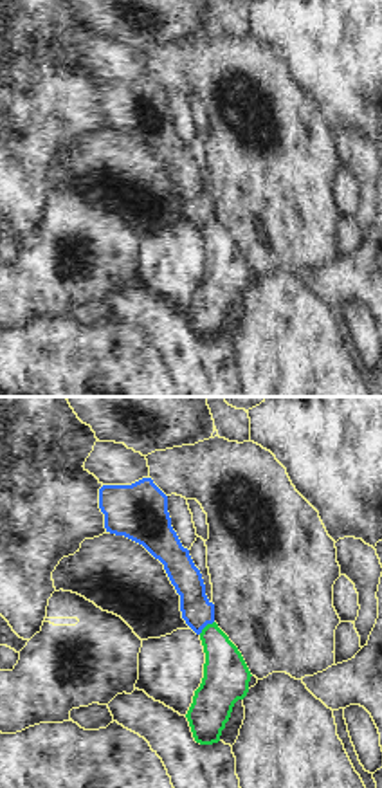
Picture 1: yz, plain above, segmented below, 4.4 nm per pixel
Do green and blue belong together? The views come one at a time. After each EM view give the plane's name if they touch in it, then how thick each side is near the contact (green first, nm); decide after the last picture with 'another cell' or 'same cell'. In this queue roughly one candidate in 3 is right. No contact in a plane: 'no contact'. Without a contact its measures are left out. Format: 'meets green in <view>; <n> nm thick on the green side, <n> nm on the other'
meets green in yz; 200 nm thick on the green side, 140 nm on the other

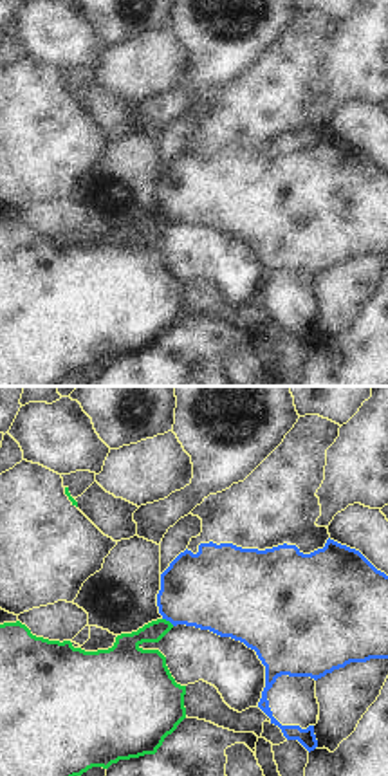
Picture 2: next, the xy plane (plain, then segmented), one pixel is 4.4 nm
meets green in xy; 200 nm thick on the green side, 360 nm on the other

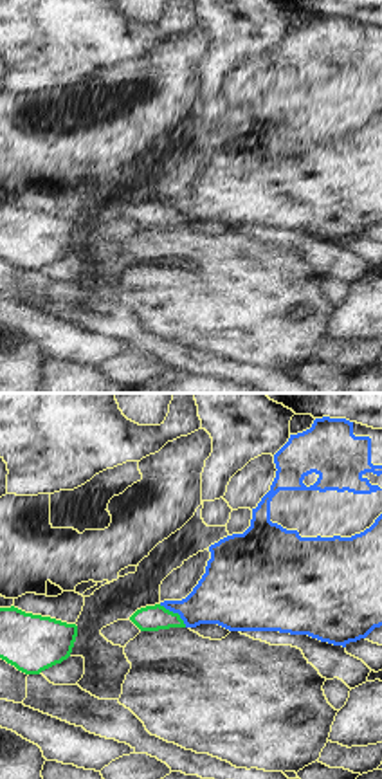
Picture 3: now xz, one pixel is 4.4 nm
meets green in xz; 110 nm thick on the green side, 280 nm on the other

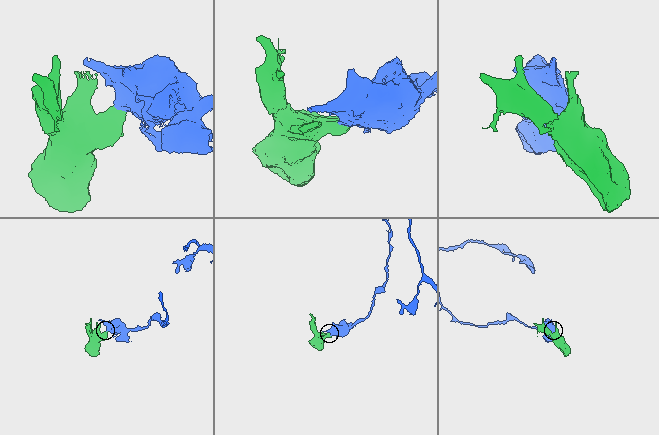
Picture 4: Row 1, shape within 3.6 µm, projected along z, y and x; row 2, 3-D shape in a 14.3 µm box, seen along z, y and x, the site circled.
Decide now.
another cell

